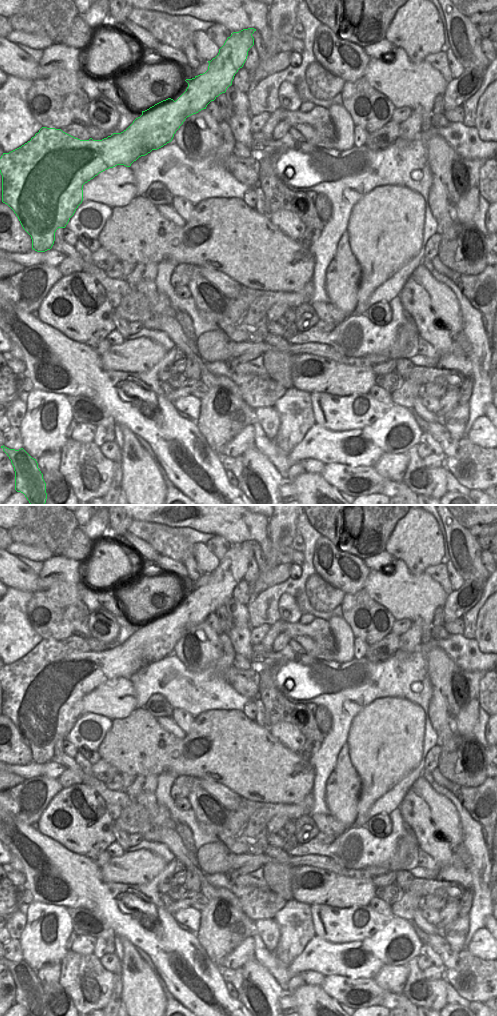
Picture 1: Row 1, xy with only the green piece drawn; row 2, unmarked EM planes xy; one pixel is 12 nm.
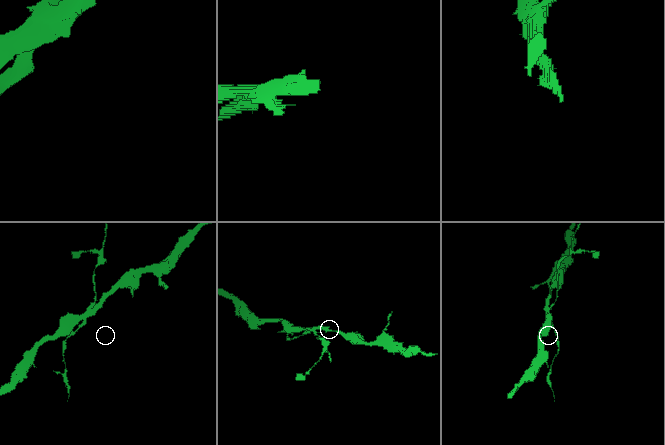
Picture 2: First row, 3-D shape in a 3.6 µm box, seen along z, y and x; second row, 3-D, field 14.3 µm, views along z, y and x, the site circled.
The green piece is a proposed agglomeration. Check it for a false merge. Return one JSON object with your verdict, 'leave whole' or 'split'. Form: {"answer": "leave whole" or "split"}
{"answer": "split"}

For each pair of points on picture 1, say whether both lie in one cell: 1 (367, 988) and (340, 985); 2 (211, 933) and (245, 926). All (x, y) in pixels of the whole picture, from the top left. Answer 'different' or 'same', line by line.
1: same
2: same

